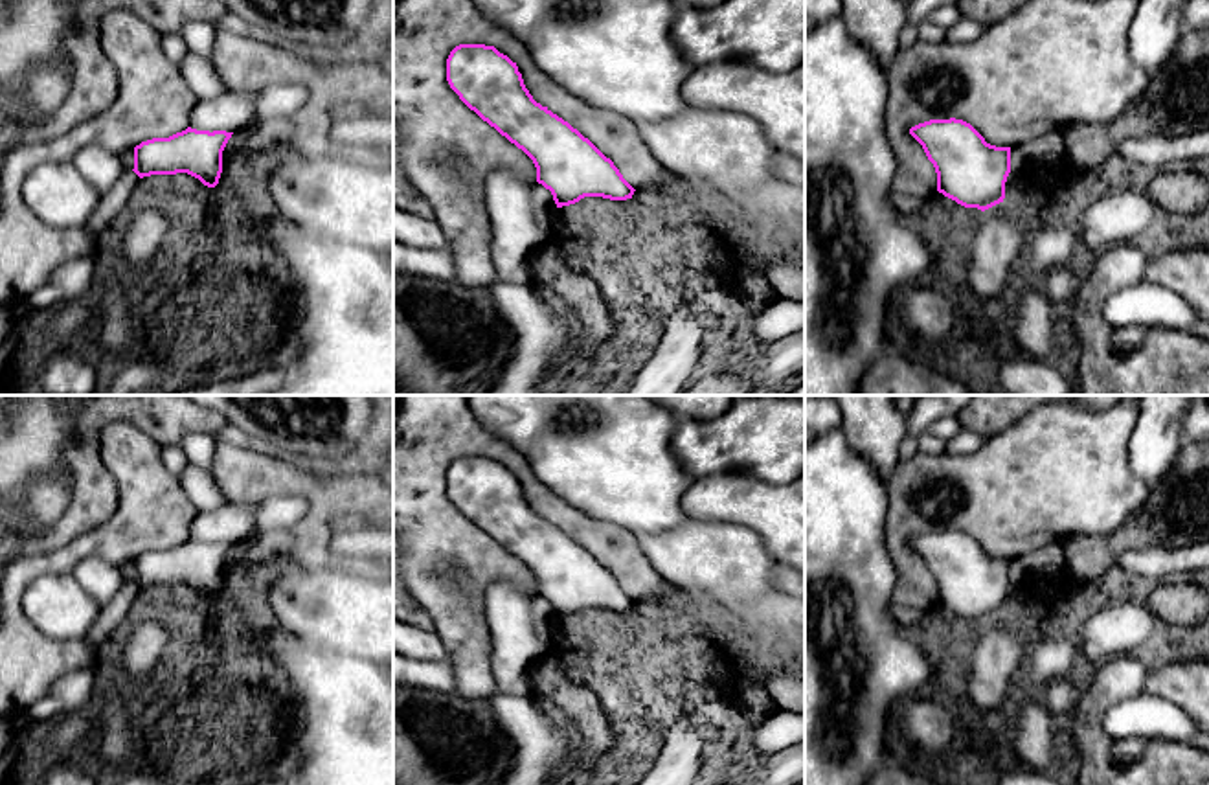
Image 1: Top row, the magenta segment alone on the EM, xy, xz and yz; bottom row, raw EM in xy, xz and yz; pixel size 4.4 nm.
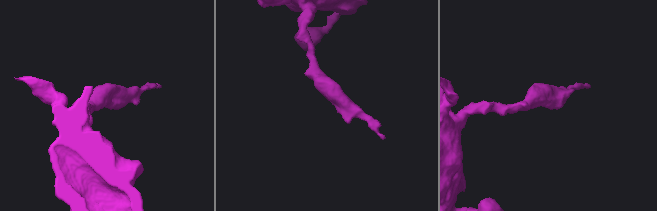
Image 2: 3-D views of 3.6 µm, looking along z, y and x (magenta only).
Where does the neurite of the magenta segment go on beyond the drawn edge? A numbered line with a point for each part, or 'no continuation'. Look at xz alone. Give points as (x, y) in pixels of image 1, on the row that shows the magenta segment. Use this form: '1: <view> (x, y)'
no continuation

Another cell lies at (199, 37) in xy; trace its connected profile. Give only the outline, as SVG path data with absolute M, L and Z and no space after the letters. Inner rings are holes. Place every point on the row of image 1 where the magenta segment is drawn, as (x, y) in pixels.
M187 22L180 31L187 50L209 61L217 31L208 22Z

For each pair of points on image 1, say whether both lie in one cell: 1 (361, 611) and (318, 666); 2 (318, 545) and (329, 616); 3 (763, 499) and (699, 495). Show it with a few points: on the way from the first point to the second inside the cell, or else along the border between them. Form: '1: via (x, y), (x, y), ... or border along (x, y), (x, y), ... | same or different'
1: border along (291, 631), (370, 662) | different
2: border along (327, 565), (320, 568) | different
3: via (746, 499), (715, 497) | same

